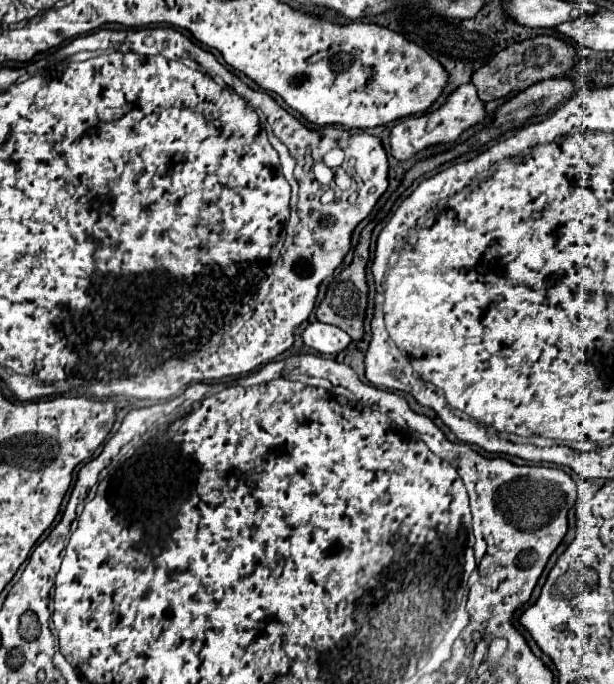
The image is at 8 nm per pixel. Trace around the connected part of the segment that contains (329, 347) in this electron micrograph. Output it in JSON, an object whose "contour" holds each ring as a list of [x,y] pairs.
{"contour":[[[322,322],[308,324],[302,332],[302,340],[308,348],[320,354],[336,354],[350,344],[350,336],[344,334],[344,330]]]}

